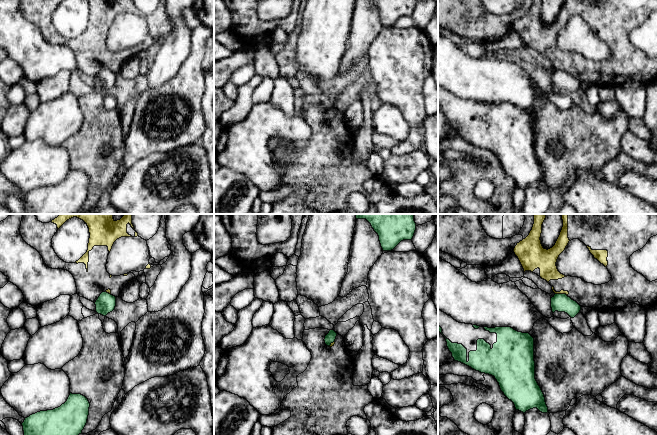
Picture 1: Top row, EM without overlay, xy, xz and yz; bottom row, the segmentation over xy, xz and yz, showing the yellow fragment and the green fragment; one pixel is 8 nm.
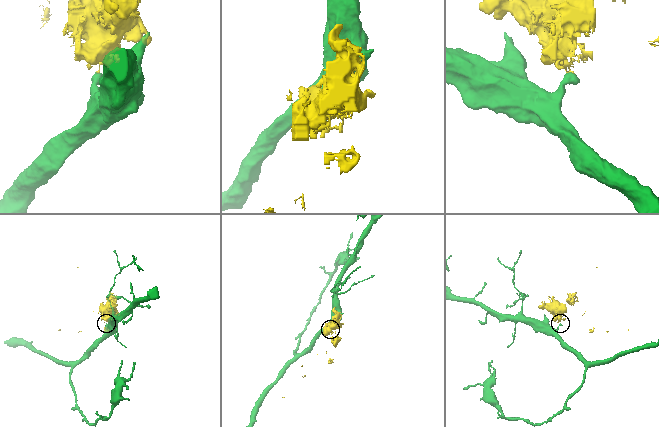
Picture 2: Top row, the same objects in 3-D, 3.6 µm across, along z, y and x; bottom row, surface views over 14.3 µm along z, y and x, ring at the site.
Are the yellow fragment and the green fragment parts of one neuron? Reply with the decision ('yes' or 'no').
no

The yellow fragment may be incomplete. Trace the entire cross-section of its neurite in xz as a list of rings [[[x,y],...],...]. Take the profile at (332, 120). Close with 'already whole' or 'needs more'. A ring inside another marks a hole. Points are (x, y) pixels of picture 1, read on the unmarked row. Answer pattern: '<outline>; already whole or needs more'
[[[324,104],[303,107],[302,117],[312,134],[307,145],[297,152],[298,162],[284,173],[281,182],[273,189],[290,186],[291,193],[275,202],[270,214],[334,214],[348,210],[346,200],[351,193],[367,195],[364,184],[375,175],[368,161],[353,161],[354,138],[344,114],[337,110],[330,122],[325,120],[329,107]]]; needs more

